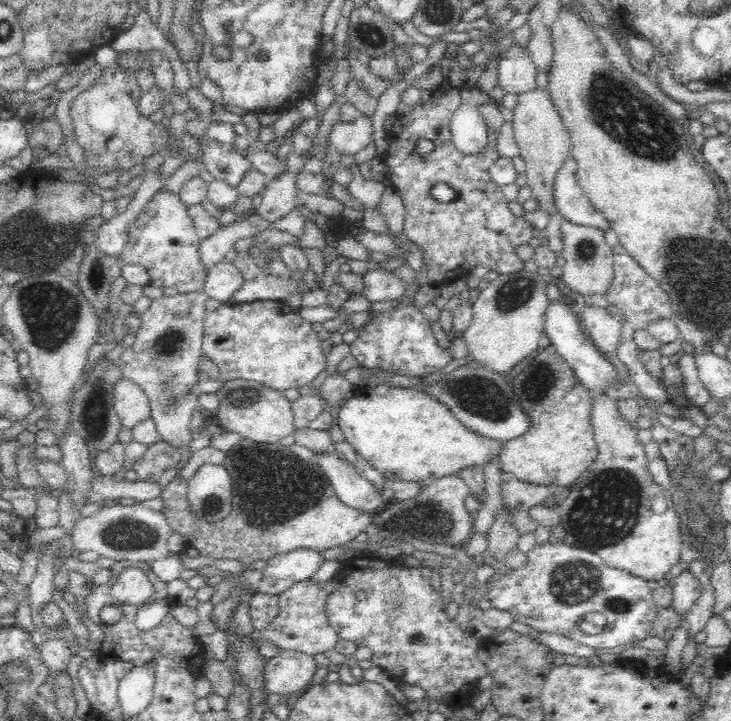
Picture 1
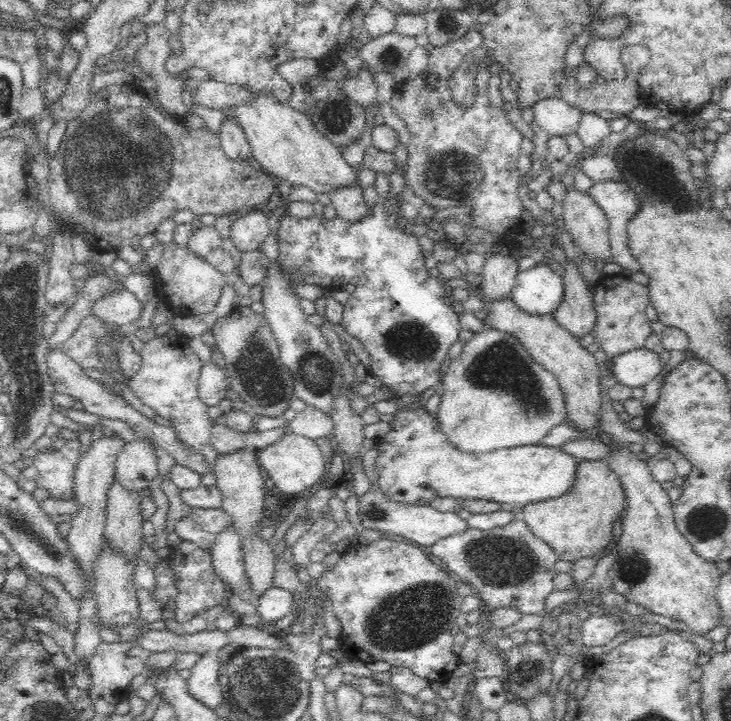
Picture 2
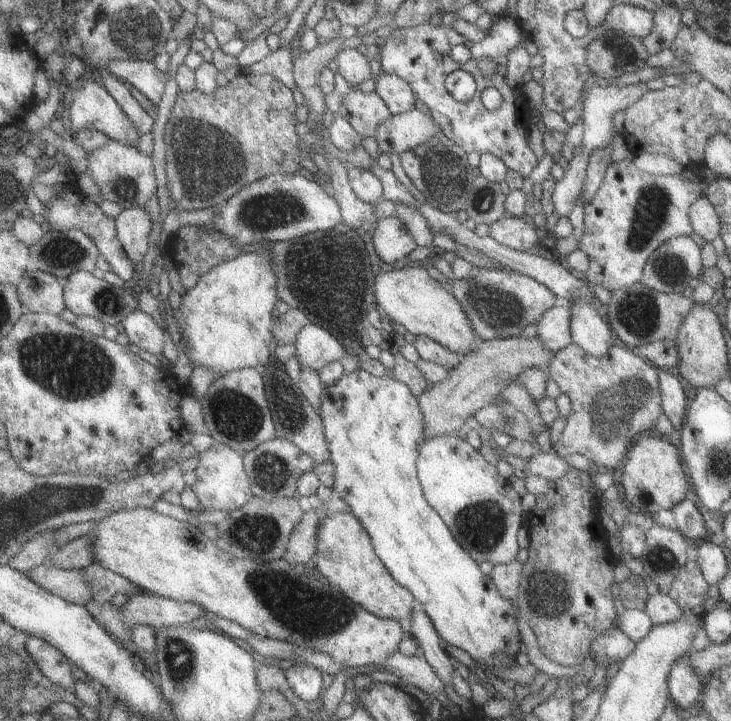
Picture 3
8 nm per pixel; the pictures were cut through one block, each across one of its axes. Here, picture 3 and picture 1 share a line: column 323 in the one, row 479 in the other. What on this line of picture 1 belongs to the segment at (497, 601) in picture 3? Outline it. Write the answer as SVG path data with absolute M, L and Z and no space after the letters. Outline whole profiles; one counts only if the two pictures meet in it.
M382 383L375 387L359 387L356 393L344 400L338 410L338 426L346 441L360 457L385 478L404 480L406 482L420 482L426 478L440 478L448 474L456 474L468 466L484 467L488 460L498 456L502 443L482 436L466 429L454 414L440 401L418 391L418 389L394 387Z

